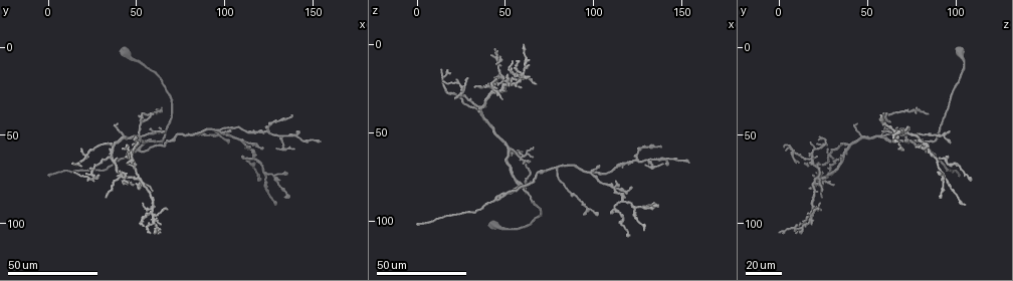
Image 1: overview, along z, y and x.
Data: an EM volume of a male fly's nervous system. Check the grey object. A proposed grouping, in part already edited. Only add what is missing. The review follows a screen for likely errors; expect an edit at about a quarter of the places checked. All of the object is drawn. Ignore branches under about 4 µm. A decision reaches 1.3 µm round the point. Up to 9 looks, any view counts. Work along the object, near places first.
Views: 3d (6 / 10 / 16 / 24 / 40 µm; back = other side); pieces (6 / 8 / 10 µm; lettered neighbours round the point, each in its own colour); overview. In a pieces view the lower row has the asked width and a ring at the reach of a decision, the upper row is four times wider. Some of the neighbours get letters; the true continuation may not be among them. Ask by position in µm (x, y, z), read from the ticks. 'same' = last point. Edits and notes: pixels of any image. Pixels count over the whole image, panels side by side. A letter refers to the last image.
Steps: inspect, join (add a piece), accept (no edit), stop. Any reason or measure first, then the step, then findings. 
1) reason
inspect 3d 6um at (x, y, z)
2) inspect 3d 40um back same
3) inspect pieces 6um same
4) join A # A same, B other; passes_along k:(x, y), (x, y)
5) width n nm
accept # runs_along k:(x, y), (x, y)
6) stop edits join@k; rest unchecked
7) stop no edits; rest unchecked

tapers out
inspect 3d 40um at (32, 85, 24)

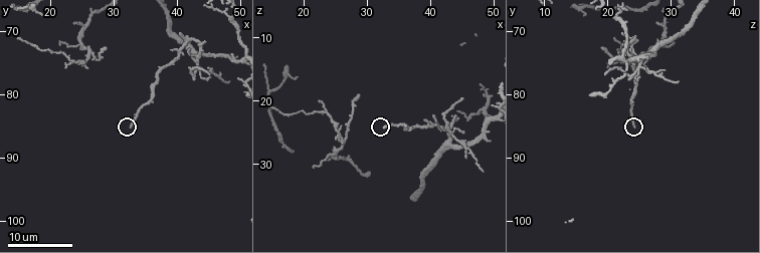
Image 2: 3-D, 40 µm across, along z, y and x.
what lies round it
inspect pieces 10um at (32.5, 85.0, 24.0)

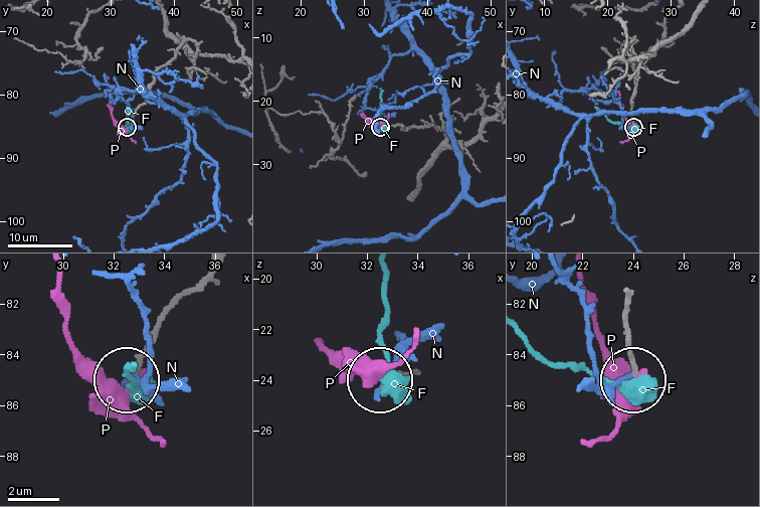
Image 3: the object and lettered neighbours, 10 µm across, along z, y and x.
accept # F other, N other, P other; runs_along 3:(624, 292), (624, 337), (635, 380); none of them fits

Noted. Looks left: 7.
branch stops here
inspect 3d 40um at (50, 80, 16)

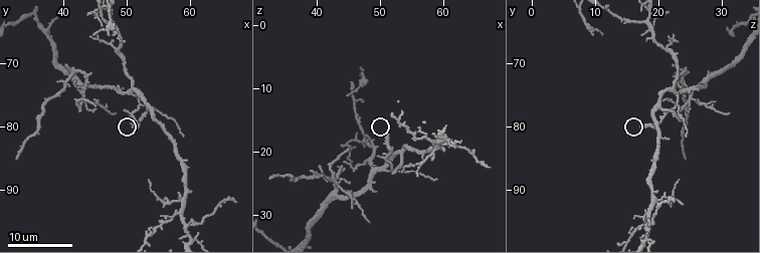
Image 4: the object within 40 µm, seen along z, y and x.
inspect pieces 8um at (51.0, 80.0, 17.5)

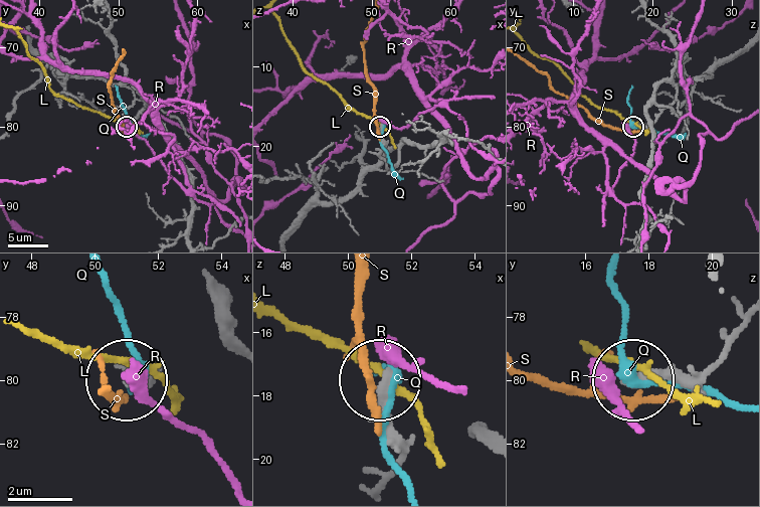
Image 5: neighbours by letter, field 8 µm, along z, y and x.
width 320 nm
accept # L other, Q other, R other, S other; runs_along 5:(324, 203), (344, 199), (370, 170), (387, 168), (381, 127); no lettered piece goes on from it

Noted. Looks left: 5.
free end
inspect 3d 24um at (52.5, 79.0, 23.5)

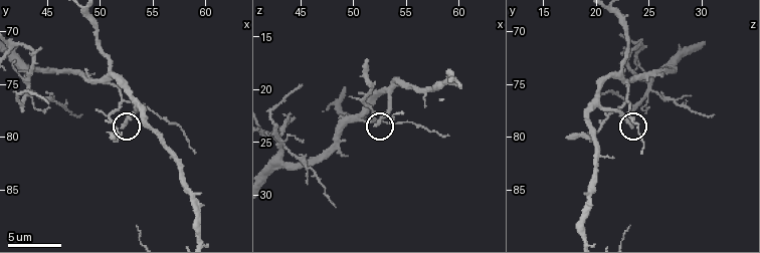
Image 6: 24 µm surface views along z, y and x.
see the neighbours
inspect pieces 10um at (52.0, 79.2, 23.4)

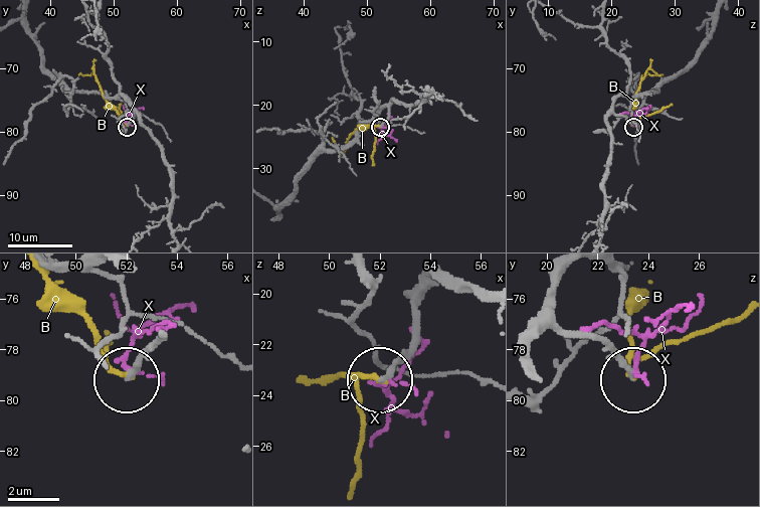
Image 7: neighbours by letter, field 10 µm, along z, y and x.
accept # B other, X other; runs_along 7:(161, 329), (131, 378); no lettered piece goes on from it

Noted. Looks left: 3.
an open end
inspect 3d 24um at (35, 61, 38)

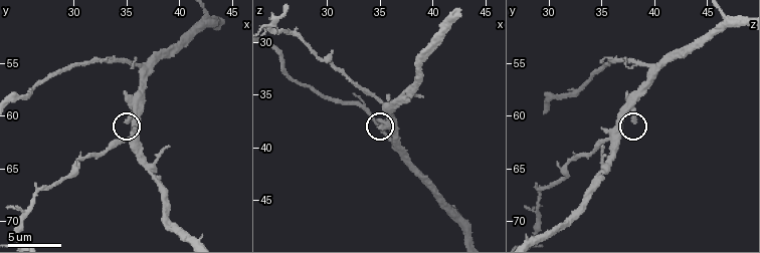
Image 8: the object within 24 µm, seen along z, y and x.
inspect pieces 6um at (35.0, 60.6, 38.2)

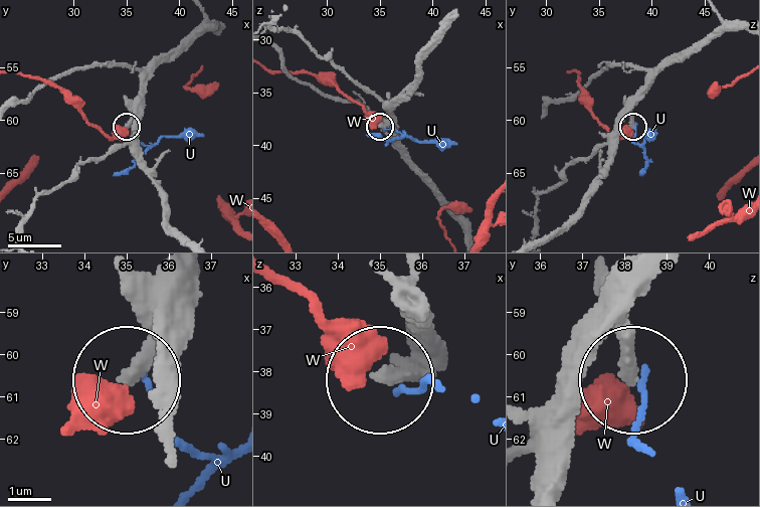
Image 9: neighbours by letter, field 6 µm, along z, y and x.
accept # U other, W other; none of them fits

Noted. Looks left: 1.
stop no edits; rest unchecked

